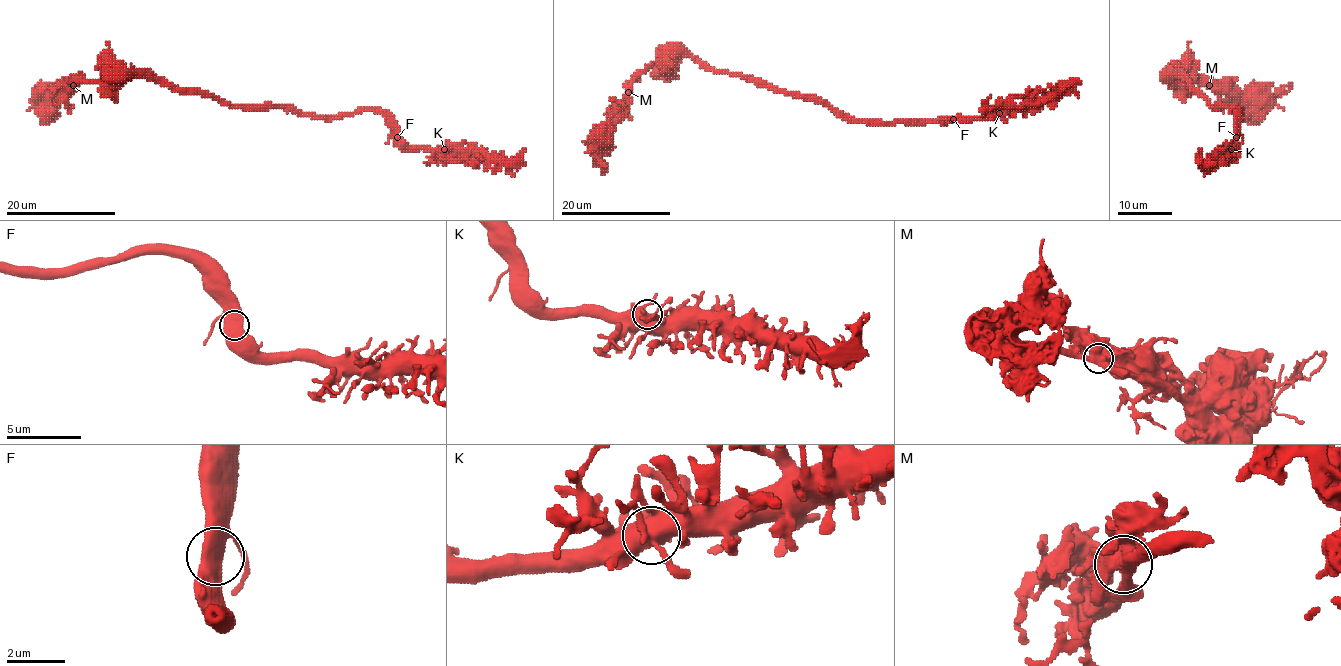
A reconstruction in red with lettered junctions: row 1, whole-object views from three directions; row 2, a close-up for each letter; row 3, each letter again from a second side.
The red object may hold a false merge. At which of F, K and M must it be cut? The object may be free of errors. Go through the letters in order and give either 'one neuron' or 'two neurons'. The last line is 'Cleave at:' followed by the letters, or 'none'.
F: one neuron
K: one neuron
M: two neurons
Cleave at: M

